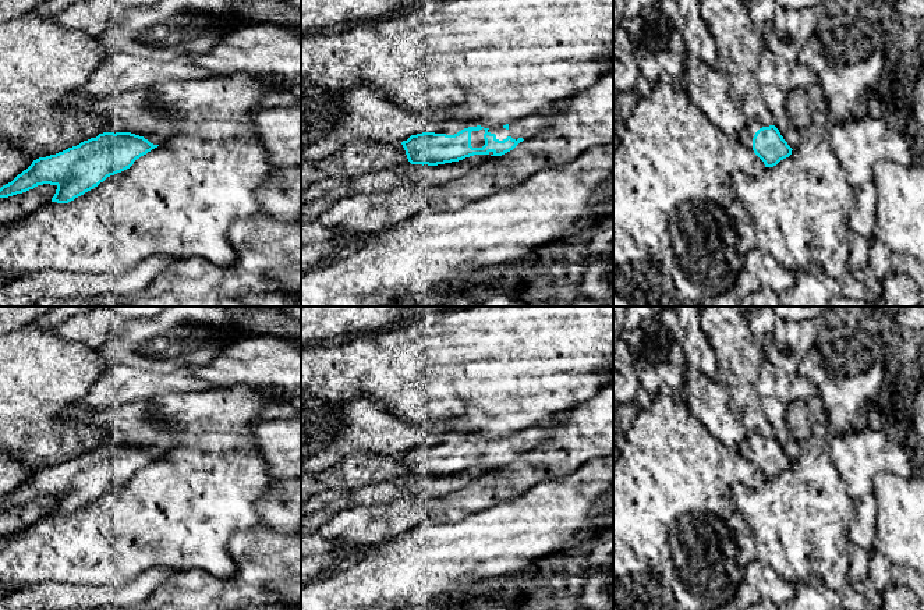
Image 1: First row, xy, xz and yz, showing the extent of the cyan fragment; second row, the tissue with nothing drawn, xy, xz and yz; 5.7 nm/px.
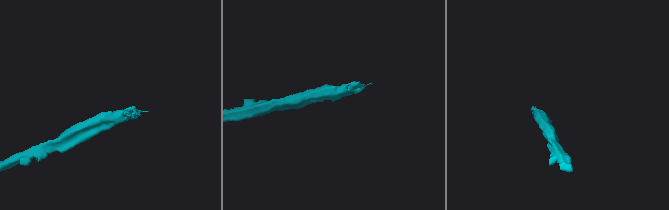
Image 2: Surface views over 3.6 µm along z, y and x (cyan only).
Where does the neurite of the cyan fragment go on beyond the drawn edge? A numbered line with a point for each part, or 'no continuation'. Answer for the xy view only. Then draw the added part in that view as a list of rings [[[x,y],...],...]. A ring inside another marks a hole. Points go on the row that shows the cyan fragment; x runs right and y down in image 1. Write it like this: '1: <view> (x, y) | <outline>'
no continuation

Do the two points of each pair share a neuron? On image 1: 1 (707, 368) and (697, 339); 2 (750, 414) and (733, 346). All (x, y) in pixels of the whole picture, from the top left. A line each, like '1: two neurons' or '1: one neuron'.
1: one neuron
2: one neuron

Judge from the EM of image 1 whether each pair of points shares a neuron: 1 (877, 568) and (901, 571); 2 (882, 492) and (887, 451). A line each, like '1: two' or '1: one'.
1: one
2: two

